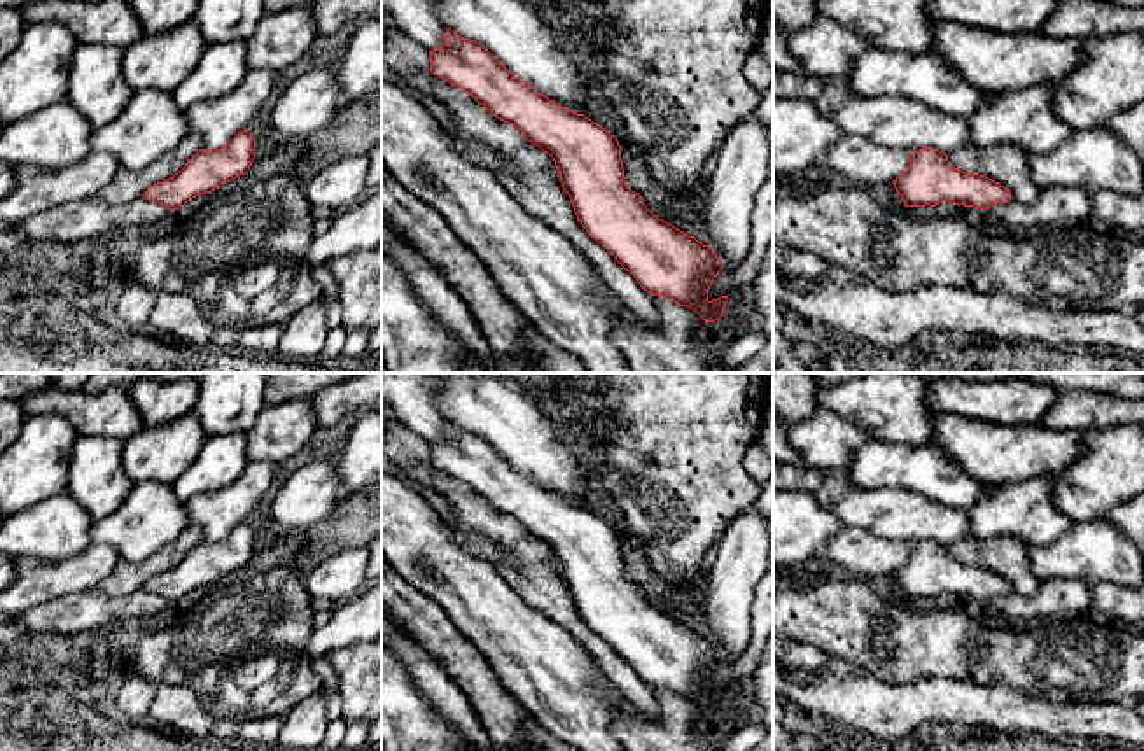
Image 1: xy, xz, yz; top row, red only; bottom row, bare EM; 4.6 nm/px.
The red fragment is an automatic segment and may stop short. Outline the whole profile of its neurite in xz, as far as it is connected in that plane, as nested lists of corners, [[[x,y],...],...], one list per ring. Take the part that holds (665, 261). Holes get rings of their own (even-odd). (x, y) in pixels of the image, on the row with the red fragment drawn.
[[[451,28],[443,39],[444,46],[430,51],[430,72],[469,93],[495,117],[516,126],[528,142],[553,158],[562,187],[586,233],[602,243],[649,294],[694,310],[705,324],[719,320],[728,296],[710,301],[708,289],[724,266],[714,249],[654,215],[642,196],[628,187],[617,138],[584,114],[567,110],[514,77],[481,44],[460,37]]]

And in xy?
[[[243,130],[222,149],[201,149],[178,173],[150,186],[142,196],[170,210],[178,210],[192,198],[245,175],[255,159],[254,151],[255,140],[248,130]]]

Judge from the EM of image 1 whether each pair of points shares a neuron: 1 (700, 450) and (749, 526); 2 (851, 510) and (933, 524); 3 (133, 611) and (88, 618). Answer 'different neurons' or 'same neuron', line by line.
1: different neurons
2: same neuron
3: same neuron

